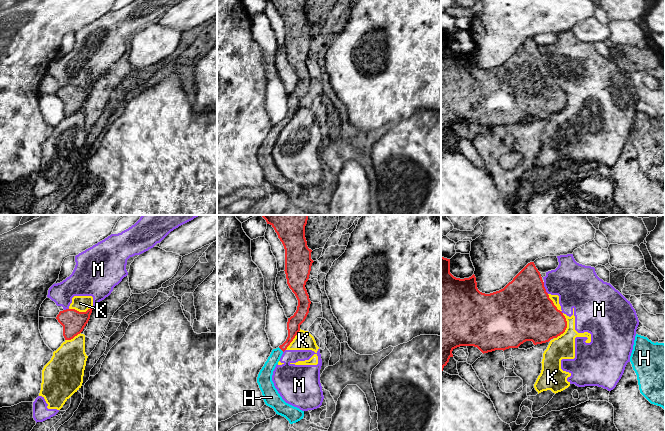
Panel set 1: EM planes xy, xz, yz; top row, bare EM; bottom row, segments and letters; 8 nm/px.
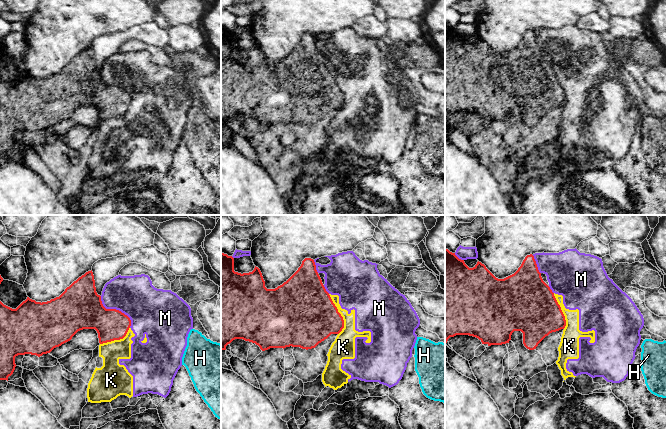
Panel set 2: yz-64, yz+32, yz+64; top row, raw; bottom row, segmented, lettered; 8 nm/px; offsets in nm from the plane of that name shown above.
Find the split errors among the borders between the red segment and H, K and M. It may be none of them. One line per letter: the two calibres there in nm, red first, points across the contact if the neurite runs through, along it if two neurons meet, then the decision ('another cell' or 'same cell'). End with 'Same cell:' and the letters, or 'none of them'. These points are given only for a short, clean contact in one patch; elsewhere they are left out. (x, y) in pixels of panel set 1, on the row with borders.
H: calibres 110 and 110 nm; way xz (293, 325), (291, 336), (281, 349), (275, 355), (265, 375); same cell
K: calibres 360 and 190 nm; another cell
M: calibres 480 and 320 nm; another cell
Same cell: H

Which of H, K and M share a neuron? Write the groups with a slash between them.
H / K M

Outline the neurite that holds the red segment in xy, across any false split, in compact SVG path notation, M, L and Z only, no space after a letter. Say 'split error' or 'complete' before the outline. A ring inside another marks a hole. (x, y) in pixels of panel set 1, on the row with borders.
complete; M93 308L86 312L79 312L75 309L66 309L59 312L56 319L63 326L65 340L71 340L83 331L90 319Z

